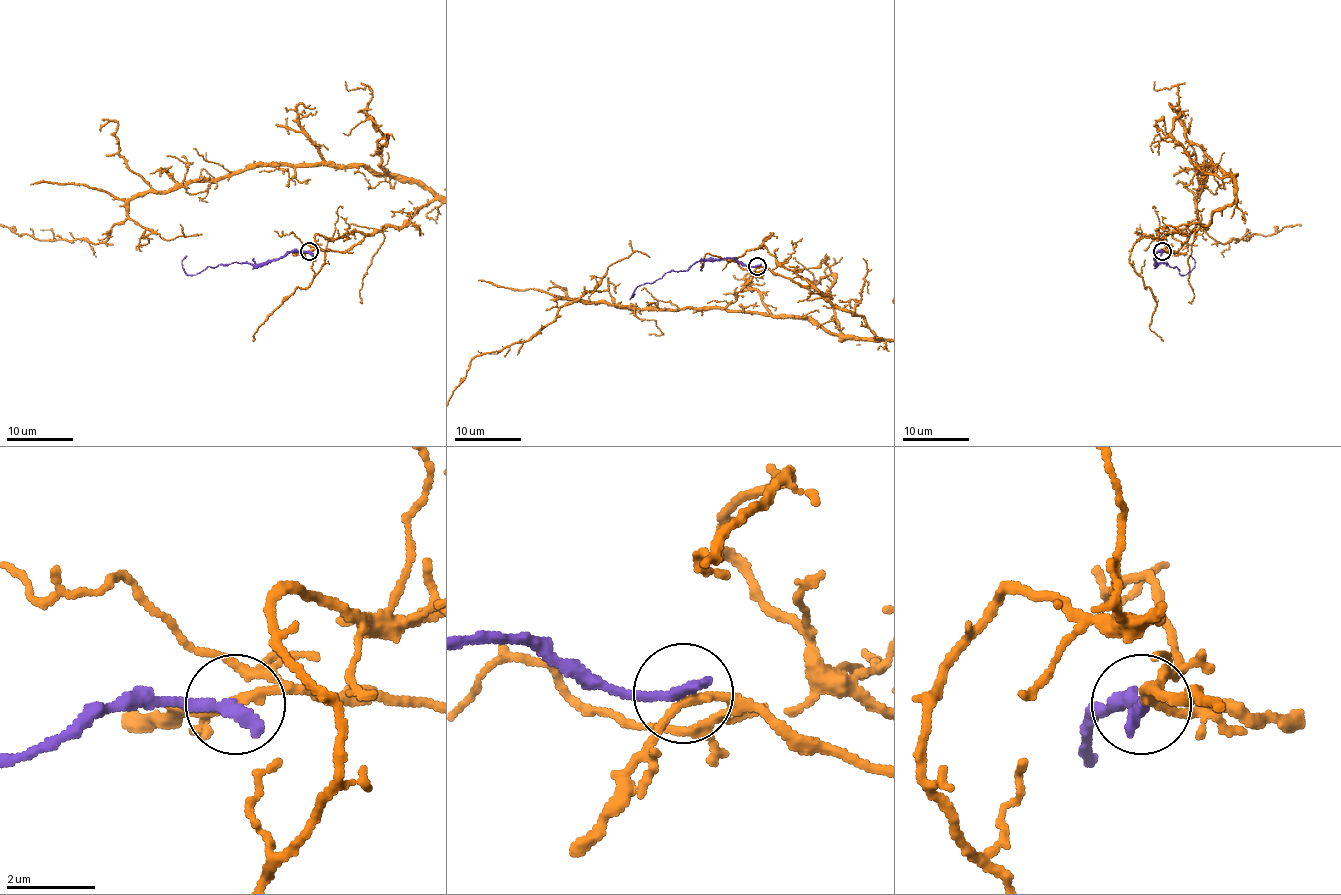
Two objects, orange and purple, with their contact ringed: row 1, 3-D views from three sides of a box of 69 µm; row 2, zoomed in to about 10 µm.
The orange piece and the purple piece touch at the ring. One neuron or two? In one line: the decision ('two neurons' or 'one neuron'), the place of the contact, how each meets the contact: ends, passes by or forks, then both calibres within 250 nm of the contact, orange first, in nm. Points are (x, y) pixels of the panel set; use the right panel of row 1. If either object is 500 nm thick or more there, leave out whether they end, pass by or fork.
two neurons; place (1162, 251); orange passes by; purple ends; calibres 180 and 320 nm

